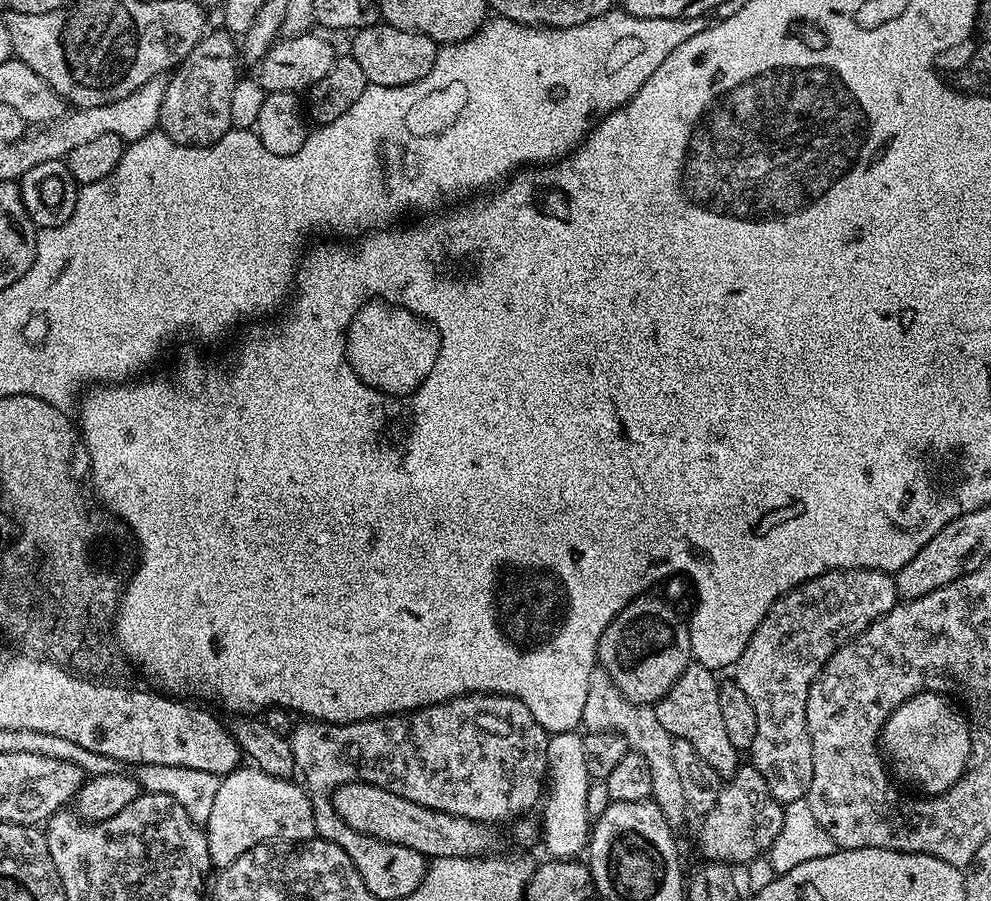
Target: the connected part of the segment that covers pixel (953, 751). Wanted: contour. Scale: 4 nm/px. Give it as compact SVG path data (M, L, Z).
M920 692L890 714L880 731L880 747L891 775L901 785L909 784L925 797L940 798L968 769L972 729L967 715L947 695Z

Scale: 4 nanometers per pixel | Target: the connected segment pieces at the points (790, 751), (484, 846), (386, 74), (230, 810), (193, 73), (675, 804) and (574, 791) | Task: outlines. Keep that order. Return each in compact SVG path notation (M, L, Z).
M839 568L836 572L827 572L799 584L797 588L791 588L785 596L774 602L774 606L770 606L766 618L762 618L750 642L746 642L742 658L738 658L734 665L734 682L742 686L742 691L746 693L746 698L750 698L754 715L758 718L758 734L754 738L754 746L750 749L750 764L762 774L770 793L780 804L805 799L814 774L812 747L806 722L806 698L810 686L816 683L816 677L842 644L856 639L897 603L896 582L889 573L873 568Z
M361 780L335 785L333 792L336 793L332 796L332 808L340 815L344 823L341 825L363 836L371 836L374 840L418 850L418 854L426 858L487 856L495 849L492 848L496 844L495 834L488 829L491 827L487 823L479 820L456 816L453 812L439 812L430 806L410 802L410 798L402 798L402 794L394 794L382 786Z
M377 22L359 29L351 40L350 55L358 66L362 66L362 74L366 74L369 84L387 88L406 86L426 78L426 74L434 70L438 45L435 40L426 38L426 34L414 34L410 30L398 30L389 24Z
M241 766L221 779L206 825L210 858L217 869L230 866L230 862L246 854L250 846L310 840L317 835L312 800L299 783L292 783L296 782L271 776L255 766Z
M227 30L209 31L196 43L194 50L167 77L168 85L160 107L159 131L174 142L191 148L206 148L221 140L233 129L230 118L230 94L238 79L238 44Z
M597 666L590 678L590 690L586 690L586 706L582 706L581 725L588 732L617 732L626 738L629 749L642 758L650 766L650 786L652 787L651 800L666 814L666 822L673 830L680 830L684 824L684 815L689 815L690 809L686 802L686 794L682 791L682 781L678 769L674 766L674 738L658 722L655 707L650 704L635 704L614 686L610 674Z
M579 731L557 732L549 739L548 742L548 775L546 777L546 799L543 801L544 824L542 820L542 844L548 847L547 855L552 858L576 858L587 849L590 839L590 816L588 820L588 788L590 792L590 777L586 770L586 750L584 749L584 736Z

